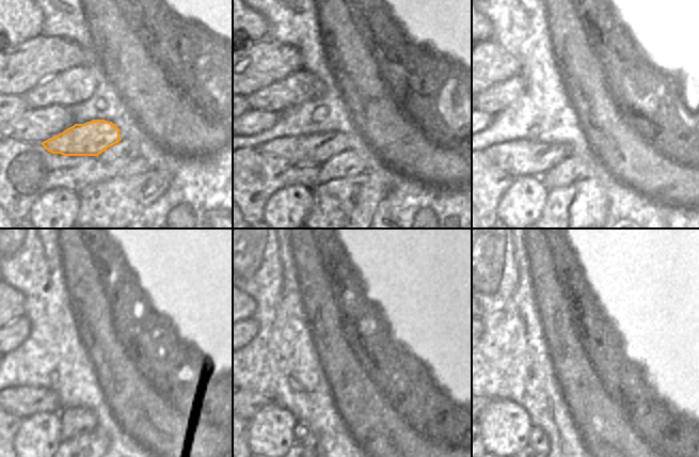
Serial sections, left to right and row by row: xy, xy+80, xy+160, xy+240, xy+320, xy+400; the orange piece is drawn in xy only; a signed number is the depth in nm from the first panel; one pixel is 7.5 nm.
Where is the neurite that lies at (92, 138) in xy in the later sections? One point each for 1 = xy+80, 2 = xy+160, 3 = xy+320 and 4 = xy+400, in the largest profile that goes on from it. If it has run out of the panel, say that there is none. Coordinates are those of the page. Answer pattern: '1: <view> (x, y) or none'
1: xy+80 (307, 150)
2: xy+160 (521, 157)
3: xy+320 (254, 402)
4: xy+400 (493, 397)

